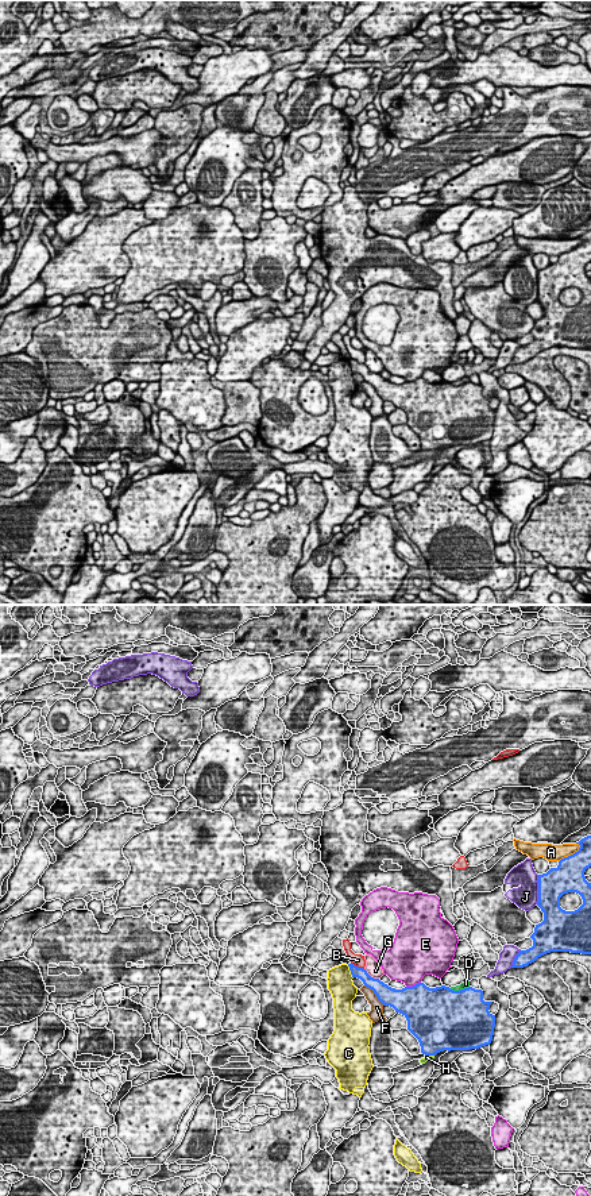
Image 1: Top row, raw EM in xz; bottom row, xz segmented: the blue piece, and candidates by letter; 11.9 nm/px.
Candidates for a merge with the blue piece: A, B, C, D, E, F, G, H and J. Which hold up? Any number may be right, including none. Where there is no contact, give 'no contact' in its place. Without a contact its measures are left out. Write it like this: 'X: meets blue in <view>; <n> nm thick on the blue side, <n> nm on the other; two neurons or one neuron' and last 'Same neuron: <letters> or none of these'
A: meets blue in xz; 360 nm thick on the blue side, 190 nm on the other; two neurons
B: meets blue in xz; 140 nm thick on the blue side, 140 nm on the other; two neurons
C: meets blue in xz; 140 nm thick on the blue side, 300 nm on the other; two neurons
D: meets blue in xz; 500 nm thick on the blue side, 90 nm on the other; two neurons
E: meets blue in xz; 460 nm thick on the blue side, 420 nm on the other; two neurons
F: meets blue in xz; 220 nm thick on the blue side, 160 nm on the other; two neurons
G: meets blue in xz; 200 nm thick on the blue side, 180 nm on the other; two neurons
H: meets blue in xz; 420 nm thick on the blue side, 60 nm on the other; two neurons
J: meets blue in xz; 340 nm thick on the blue side, 280 nm on the other; two neurons
Same neuron: none of these

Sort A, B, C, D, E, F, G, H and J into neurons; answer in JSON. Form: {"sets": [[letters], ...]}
{"sets": [["A", "E"], ["B"], ["C"], ["D"], ["F"], ["G"], ["H"], ["J"]]}

